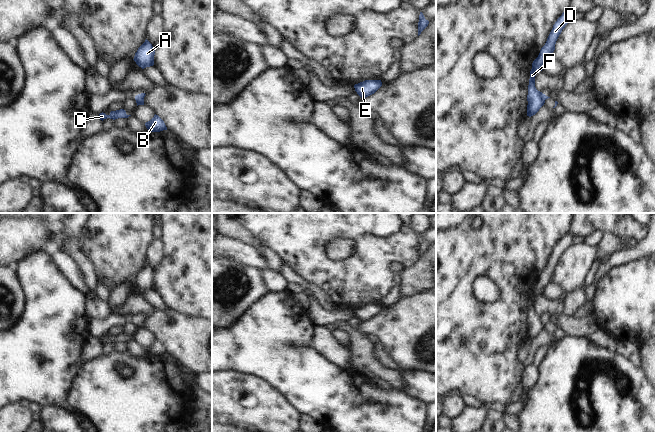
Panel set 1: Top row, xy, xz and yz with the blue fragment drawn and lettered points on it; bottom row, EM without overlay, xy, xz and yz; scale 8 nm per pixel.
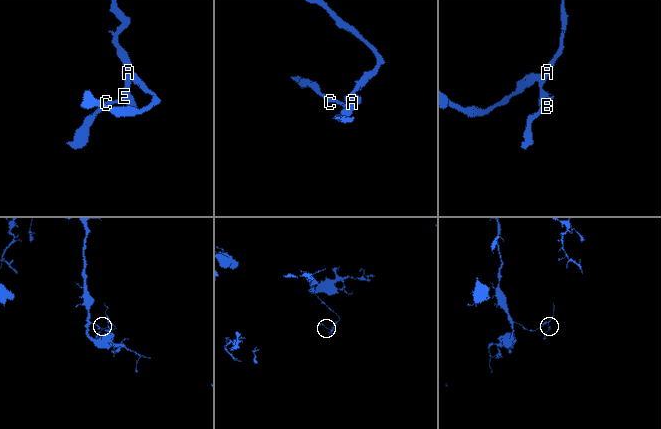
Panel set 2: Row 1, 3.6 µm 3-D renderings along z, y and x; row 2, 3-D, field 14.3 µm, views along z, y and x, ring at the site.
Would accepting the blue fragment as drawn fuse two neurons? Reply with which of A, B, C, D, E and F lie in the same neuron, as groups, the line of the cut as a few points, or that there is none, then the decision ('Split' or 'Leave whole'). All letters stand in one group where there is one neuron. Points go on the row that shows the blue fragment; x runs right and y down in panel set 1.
Groups: A B D E F / C. Split along yz (546, 96), (544, 99). Split

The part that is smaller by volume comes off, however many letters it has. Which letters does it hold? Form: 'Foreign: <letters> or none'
Foreign: C

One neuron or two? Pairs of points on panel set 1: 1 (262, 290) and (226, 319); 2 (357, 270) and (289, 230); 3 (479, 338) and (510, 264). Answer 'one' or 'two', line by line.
1: one
2: one
3: one

